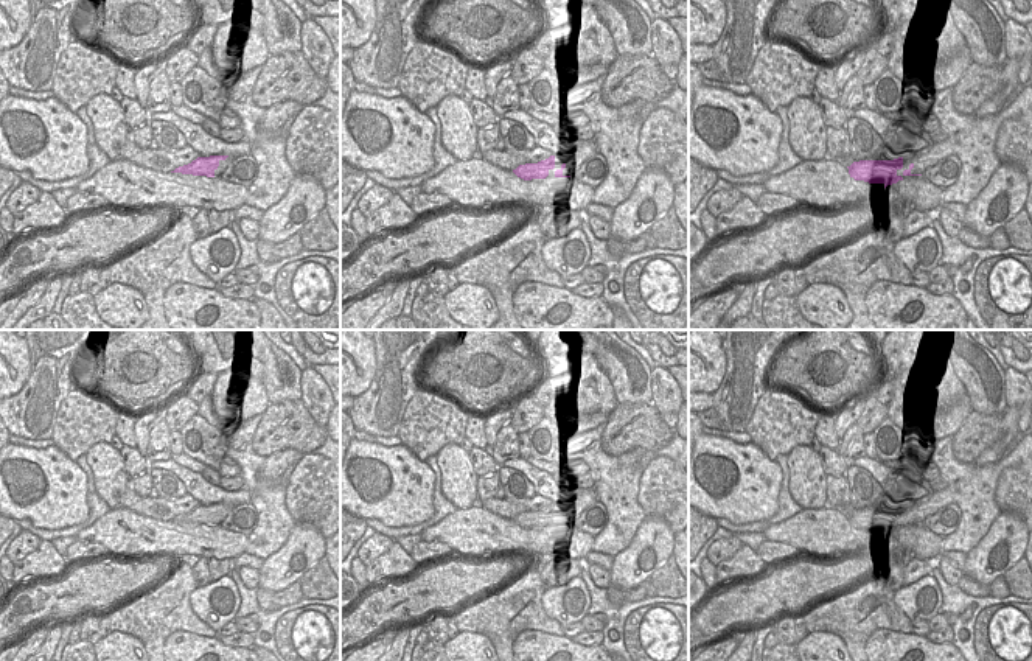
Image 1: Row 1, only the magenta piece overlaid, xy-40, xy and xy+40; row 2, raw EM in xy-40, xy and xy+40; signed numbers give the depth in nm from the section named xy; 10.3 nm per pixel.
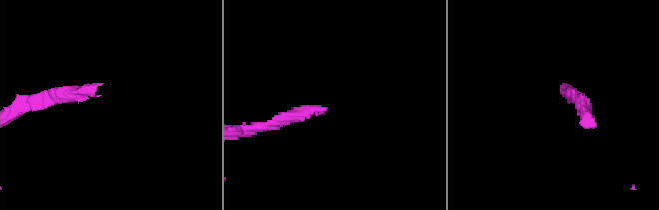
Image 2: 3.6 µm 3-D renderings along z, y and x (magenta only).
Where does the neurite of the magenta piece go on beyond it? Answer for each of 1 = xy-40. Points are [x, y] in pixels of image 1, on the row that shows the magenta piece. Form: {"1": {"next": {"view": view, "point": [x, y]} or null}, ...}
{"1": {"next": {"view": "xy-40", "point": [223, 164]}}}

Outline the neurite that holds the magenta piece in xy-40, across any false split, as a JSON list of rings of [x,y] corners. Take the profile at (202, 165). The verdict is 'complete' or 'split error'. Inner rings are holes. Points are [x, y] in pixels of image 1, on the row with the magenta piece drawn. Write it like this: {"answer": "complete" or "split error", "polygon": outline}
{"answer": "split error", "polygon": [[[210,156],[197,157],[188,165],[179,166],[171,173],[193,174],[193,176],[207,176],[207,177],[221,177],[232,159],[236,156]]]}

